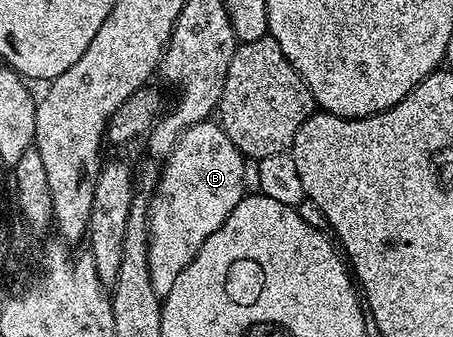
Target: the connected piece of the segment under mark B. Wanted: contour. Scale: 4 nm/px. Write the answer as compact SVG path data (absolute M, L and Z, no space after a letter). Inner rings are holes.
M212 119L191 126L177 139L177 146L164 161L159 172L157 187L149 201L149 269L151 282L155 286L155 294L165 297L179 274L199 254L203 242L227 222L231 210L239 206L241 197L246 195L244 188L244 164L246 157L227 138L220 123Z

